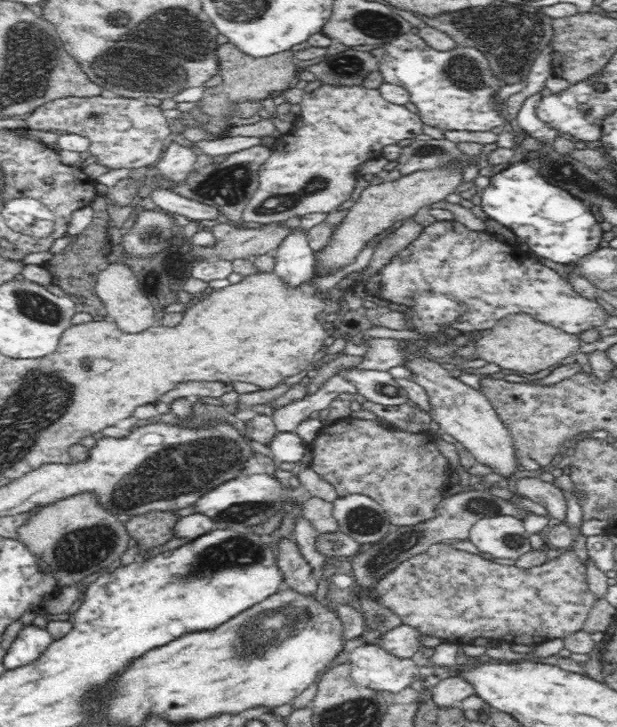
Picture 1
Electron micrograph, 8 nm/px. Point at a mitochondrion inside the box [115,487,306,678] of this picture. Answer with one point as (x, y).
(234, 553)

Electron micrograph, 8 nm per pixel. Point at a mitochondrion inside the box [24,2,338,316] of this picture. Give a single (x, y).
(155, 52)

